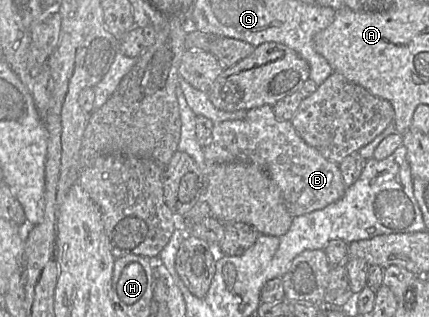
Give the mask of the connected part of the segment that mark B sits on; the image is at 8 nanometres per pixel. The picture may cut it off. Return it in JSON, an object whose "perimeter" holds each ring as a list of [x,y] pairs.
{"perimeter":[[[269,105],[248,110],[242,120],[214,124],[210,142],[203,147],[203,154],[207,169],[215,164],[236,161],[255,163],[263,168],[279,187],[284,204],[293,217],[337,202],[347,188],[338,164],[308,145],[291,121],[278,120]]]}

